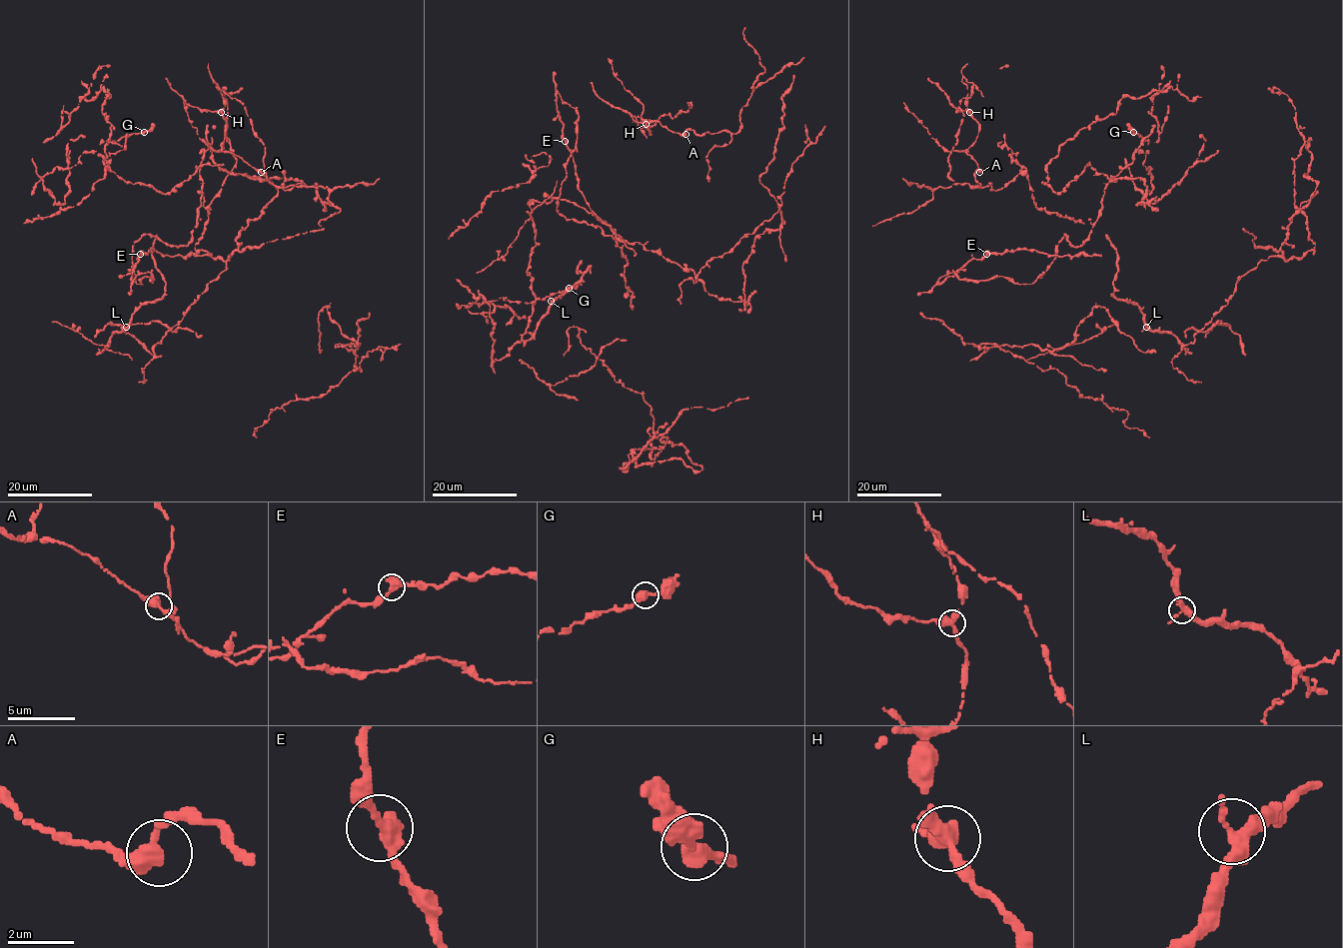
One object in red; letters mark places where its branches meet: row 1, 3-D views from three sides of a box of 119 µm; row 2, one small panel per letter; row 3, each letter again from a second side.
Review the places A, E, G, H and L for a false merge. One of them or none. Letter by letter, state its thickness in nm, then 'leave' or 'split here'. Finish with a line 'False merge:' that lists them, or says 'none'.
A: 440 nm | leave
E: 440 nm | leave
G: 400 nm | leave
H: 440 nm | split here
L: 400 nm | leave
False merge: H

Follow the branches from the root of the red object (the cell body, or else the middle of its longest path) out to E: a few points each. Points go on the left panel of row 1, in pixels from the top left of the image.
E: (192, 237), (176, 247), (144, 234), (132, 272), (137, 284), (154, 279), (131, 284), (140, 254)

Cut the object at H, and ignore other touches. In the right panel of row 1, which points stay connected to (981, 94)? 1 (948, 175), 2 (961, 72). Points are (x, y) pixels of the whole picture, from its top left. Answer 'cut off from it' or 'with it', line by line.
1: with it
2: with it

